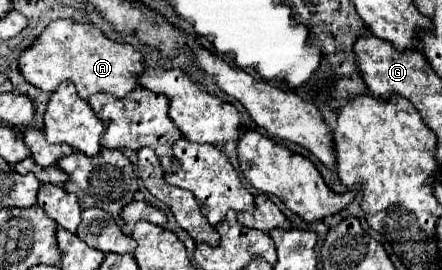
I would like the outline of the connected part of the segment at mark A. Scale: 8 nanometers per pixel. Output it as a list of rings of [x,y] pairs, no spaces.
[[[59,18],[19,54],[17,66],[29,84],[45,92],[51,92],[55,86],[59,86],[59,82],[69,80],[75,84],[77,94],[83,100],[97,92],[107,92],[121,98],[137,88],[137,74],[143,70],[143,56],[127,42],[109,40],[103,30],[93,24]]]

